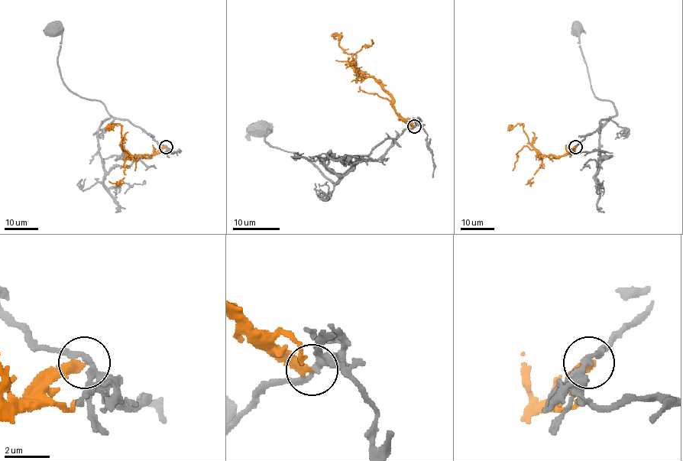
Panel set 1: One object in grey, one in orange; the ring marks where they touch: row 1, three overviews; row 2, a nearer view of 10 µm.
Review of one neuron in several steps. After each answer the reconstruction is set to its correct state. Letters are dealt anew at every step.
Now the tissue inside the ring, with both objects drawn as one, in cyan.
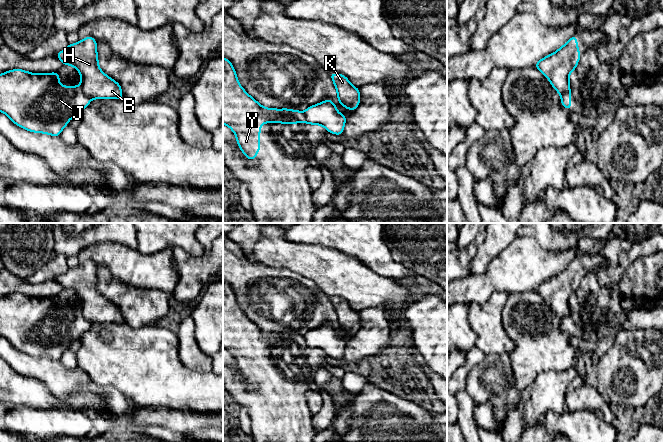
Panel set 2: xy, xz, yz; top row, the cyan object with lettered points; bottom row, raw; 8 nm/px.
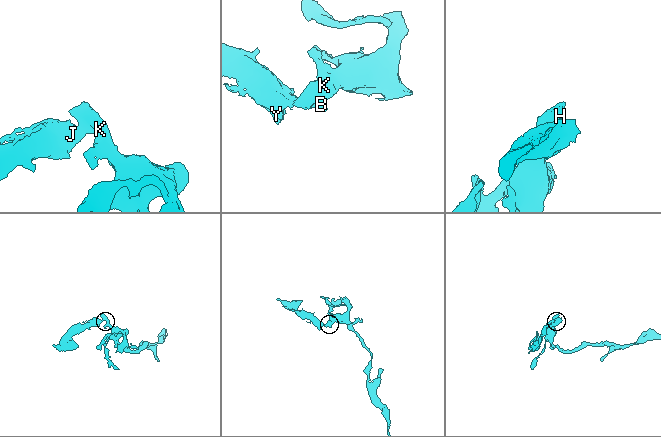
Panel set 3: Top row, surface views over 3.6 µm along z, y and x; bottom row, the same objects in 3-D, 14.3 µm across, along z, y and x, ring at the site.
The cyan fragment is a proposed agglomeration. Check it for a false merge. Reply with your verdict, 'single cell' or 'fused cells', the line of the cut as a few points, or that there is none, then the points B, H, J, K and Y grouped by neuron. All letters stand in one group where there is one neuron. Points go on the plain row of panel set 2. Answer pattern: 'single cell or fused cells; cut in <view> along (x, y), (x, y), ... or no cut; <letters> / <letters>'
fused cells; cut in xy along (79, 310), (90, 323); B H K / J Y

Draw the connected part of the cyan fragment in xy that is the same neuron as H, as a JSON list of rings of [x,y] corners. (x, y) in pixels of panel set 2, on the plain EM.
[[[87,260],[69,268],[56,278],[63,289],[73,290],[81,299],[80,311],[90,323],[122,323],[120,308],[107,300],[99,291],[97,265]]]

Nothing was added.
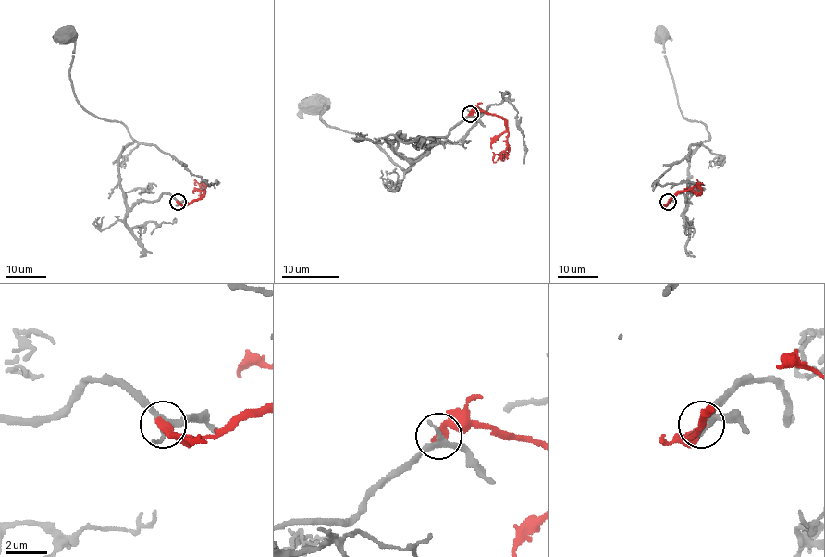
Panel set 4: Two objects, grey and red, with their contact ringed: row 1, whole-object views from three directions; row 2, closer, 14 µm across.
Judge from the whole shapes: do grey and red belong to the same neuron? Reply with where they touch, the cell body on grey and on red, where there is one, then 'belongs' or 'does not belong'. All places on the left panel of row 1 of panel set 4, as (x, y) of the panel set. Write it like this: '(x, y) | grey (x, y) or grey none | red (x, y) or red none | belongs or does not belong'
(178, 202) | grey (67, 33) | red none | does not belong

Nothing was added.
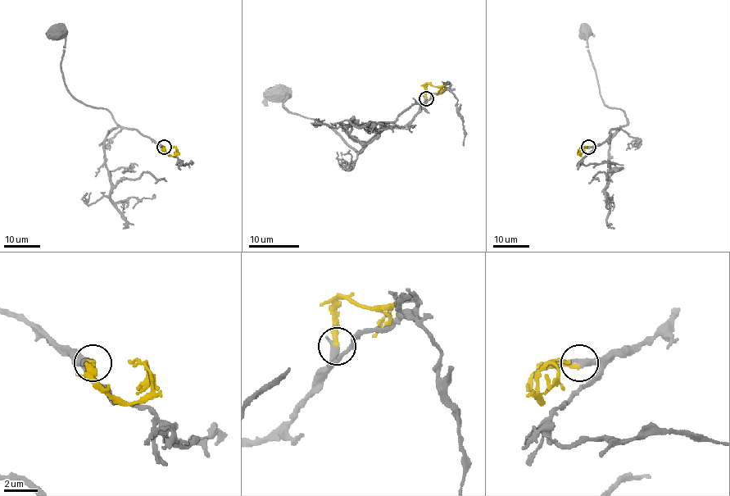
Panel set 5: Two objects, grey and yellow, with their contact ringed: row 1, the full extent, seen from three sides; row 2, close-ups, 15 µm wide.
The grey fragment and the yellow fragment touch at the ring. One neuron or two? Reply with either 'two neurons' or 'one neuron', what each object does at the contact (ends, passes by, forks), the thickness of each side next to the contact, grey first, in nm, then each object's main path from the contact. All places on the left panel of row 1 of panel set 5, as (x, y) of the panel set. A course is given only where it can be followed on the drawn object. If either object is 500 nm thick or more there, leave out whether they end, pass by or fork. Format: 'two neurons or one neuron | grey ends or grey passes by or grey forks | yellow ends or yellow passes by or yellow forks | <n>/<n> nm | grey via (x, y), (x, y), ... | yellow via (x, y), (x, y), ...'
one neuron | grey ends | yellow ends | 480/280 nm | grey via (165, 147), (135, 129), (119, 126), (106, 110), (79, 102), (70, 92), (61, 69), (65, 37), (58, 30) | yellow via (165, 147), (173, 156), (176, 147), (172, 147)

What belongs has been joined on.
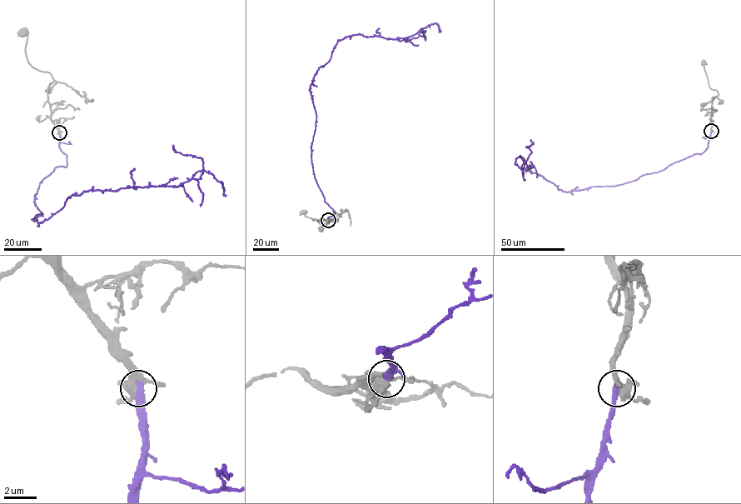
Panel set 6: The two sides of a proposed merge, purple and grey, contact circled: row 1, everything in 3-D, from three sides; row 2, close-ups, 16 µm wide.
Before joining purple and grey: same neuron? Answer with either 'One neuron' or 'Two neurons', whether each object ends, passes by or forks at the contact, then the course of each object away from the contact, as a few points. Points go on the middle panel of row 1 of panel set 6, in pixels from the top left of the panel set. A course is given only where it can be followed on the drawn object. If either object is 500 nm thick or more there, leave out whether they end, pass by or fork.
One neuron. At the ring purple ends. At the ring grey forks. Course of purple: (328, 219), (333, 209), (311, 164), (310, 85), (345, 37), (418, 32), (425, 39), (405, 39). Course of grey: (328, 219), (320, 220), (323, 227), (304, 212)

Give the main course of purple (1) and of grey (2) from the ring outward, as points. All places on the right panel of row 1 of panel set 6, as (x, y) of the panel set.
1: (711, 131), (701, 153), (621, 184), (567, 192), (526, 170), (531, 139)
2: (711, 131), (712, 103), (718, 93), (709, 87), (704, 62)

